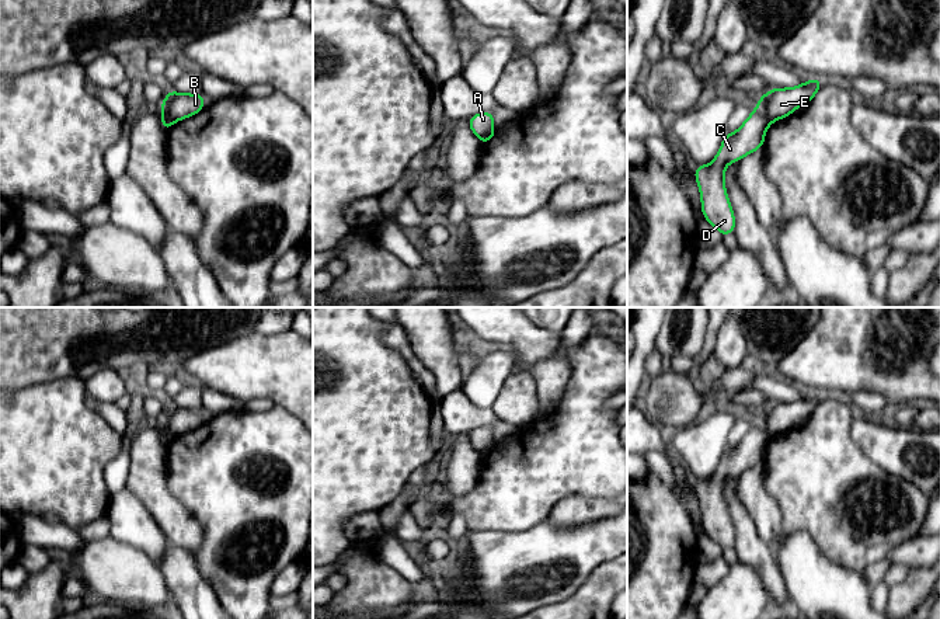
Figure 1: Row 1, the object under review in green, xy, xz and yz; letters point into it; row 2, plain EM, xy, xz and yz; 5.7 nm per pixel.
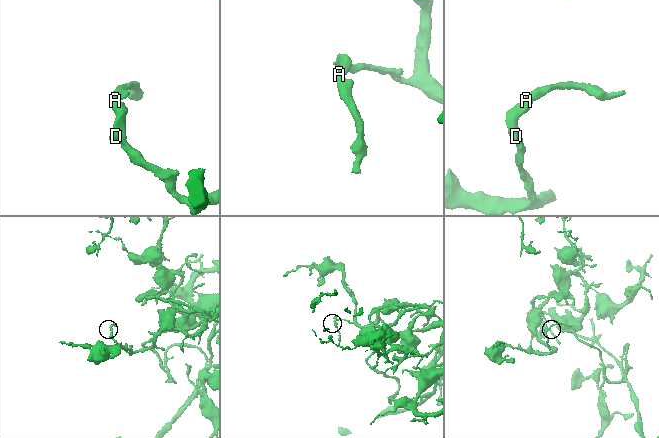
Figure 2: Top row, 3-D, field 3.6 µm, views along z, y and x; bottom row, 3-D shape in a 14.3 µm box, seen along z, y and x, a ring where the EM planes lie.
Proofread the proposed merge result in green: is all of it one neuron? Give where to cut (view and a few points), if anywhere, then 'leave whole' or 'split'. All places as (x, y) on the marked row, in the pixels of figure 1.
yz (759, 105), (772, 121) | split

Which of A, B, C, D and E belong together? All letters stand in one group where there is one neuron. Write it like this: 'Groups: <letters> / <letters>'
Groups: A C D / B E

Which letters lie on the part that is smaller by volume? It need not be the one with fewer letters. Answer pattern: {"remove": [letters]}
{"remove": ["B", "E"]}

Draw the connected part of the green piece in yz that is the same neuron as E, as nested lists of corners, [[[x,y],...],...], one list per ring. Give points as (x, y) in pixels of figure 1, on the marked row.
[[[810,79],[807,83],[791,88],[772,88],[758,98],[760,109],[773,122],[786,118],[800,105],[807,105],[818,93],[824,80]]]

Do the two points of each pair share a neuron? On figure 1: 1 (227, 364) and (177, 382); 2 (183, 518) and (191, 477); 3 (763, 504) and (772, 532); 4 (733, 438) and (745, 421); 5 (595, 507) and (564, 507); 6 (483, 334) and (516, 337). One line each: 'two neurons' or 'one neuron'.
1: two neurons
2: two neurons
3: one neuron
4: one neuron
5: one neuron
6: one neuron

